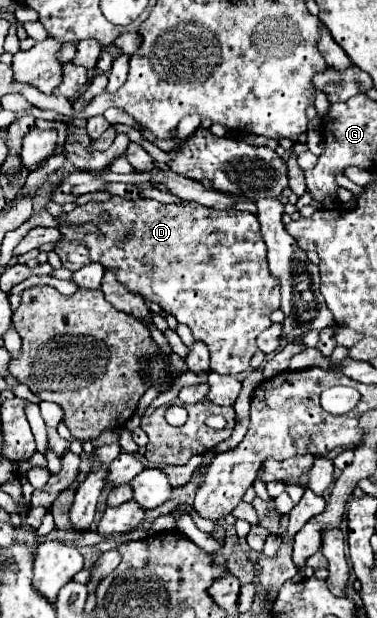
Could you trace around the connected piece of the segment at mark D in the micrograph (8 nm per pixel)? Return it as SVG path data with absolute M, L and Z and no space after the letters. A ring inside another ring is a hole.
M111 196L111 200L107 202L87 202L83 206L77 206L73 212L69 214L61 214L57 218L61 224L67 224L67 222L73 222L73 224L81 224L81 222L93 222L99 226L99 232L83 232L83 230L69 230L69 228L61 228L63 232L63 240L55 244L55 252L59 254L61 262L65 268L69 268L71 272L83 268L85 264L89 262L99 262L103 264L105 268L115 268L117 270L117 278L119 282L123 282L131 292L137 292L141 294L143 298L151 300L151 302L157 302L165 312L173 314L177 318L177 322L183 322L191 328L195 340L203 340L209 348L209 354L211 354L211 370L213 372L219 372L219 374L239 374L239 372L245 372L249 368L249 360L251 356L255 354L257 350L257 344L255 344L255 338L271 326L271 320L269 320L269 314L279 308L279 282L269 274L269 268L267 268L267 246L263 242L263 236L261 236L261 230L259 230L259 220L255 214L249 214L249 212L239 212L239 210L215 210L215 208L205 208L205 206L199 206L197 202L185 202L185 204L161 204L157 200L125 200L125 198L119 198L119 196ZM99 212L107 212L107 218L101 218L99 220Z

